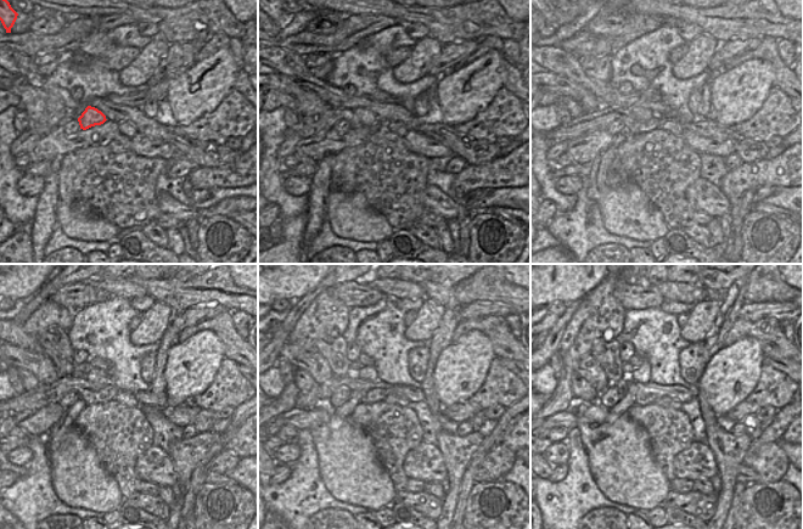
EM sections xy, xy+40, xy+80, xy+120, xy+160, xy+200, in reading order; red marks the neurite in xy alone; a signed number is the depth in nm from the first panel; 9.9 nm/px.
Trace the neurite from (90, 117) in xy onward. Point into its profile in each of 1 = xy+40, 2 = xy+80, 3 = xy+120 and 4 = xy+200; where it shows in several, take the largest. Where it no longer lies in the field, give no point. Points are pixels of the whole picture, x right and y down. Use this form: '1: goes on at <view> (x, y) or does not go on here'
1: goes on at xy+40 (363, 116)
2: goes on at xy+80 (640, 113)
3: goes on at xy+120 (96, 376)
4: goes on at xy+200 (641, 373)

